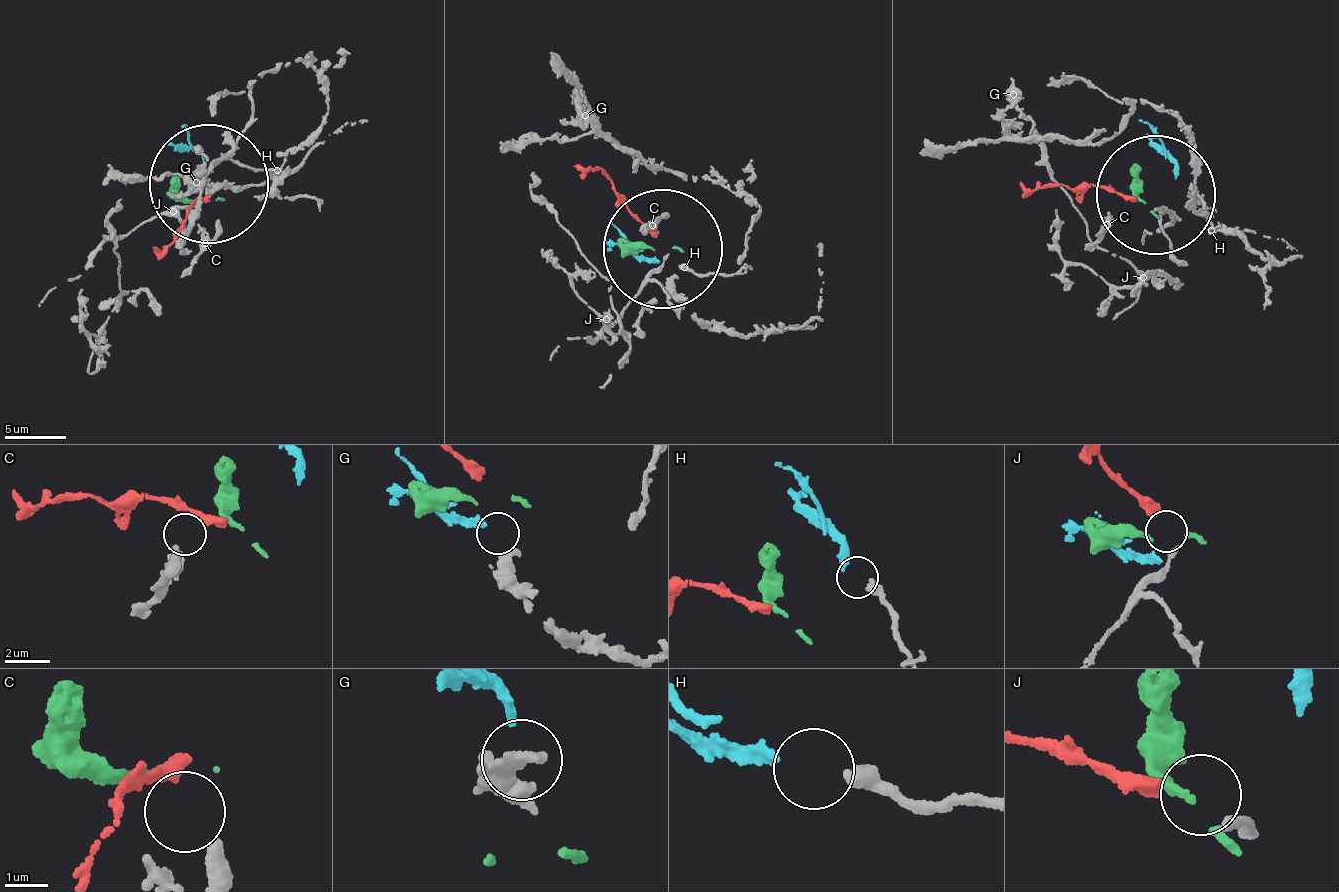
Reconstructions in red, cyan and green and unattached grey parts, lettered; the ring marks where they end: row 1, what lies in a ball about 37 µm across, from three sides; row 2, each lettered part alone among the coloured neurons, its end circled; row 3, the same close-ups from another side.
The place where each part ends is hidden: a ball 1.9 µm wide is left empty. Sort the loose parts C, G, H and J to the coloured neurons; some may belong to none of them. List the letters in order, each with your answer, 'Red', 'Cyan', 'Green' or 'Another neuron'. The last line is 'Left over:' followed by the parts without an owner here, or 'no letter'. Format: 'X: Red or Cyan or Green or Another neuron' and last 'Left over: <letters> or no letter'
C: Another neuron
G: Cyan
H: Another neuron
J: Red
Left over: C, H

